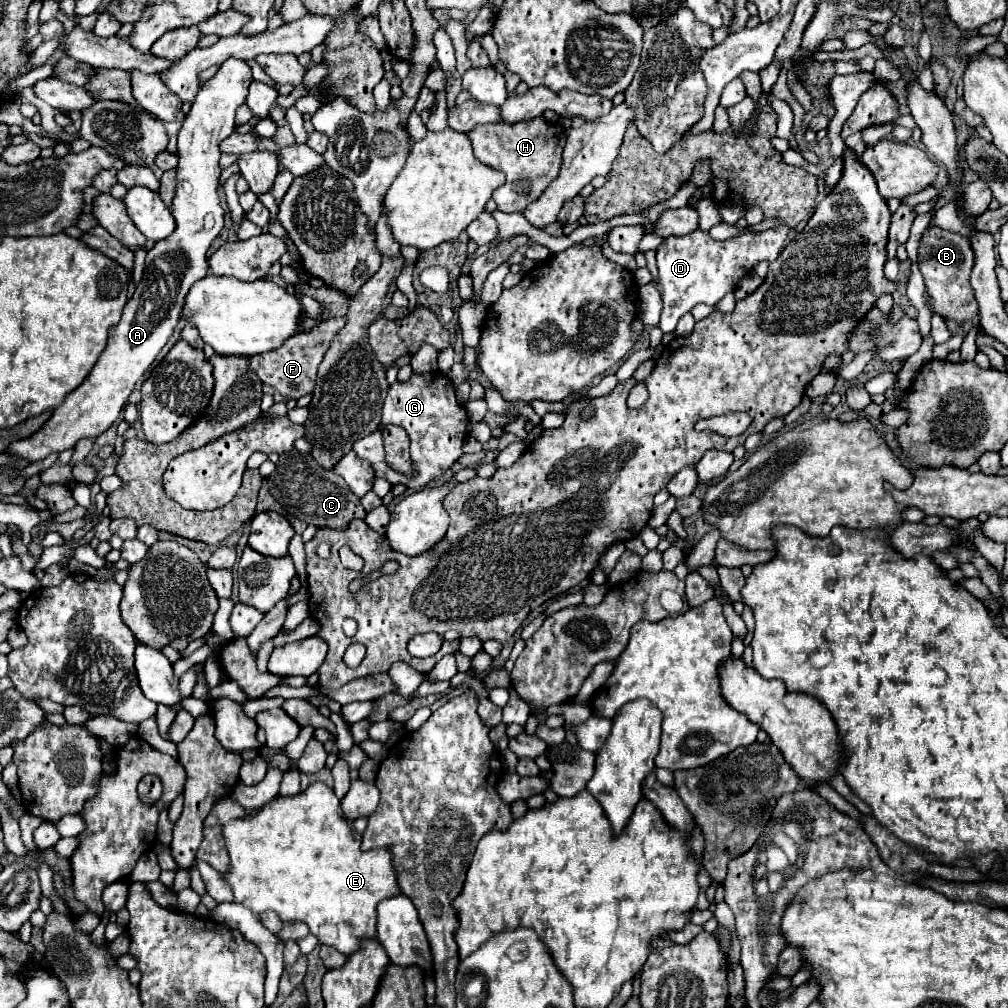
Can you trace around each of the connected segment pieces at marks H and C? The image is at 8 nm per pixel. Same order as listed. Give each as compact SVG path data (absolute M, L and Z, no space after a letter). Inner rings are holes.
M539 116L525 122L515 122L515 124L507 124L507 122L481 124L473 132L469 132L469 138L473 140L475 156L483 164L501 170L507 178L507 182L493 192L493 200L497 202L497 208L501 212L525 210L557 178L566 142L565 134L555 135L562 131L558 124L550 123L543 116ZM511 168L515 172L511 172ZM519 186L521 186L521 192L519 192Z
M287 452L279 456L275 472L267 478L269 490L273 498L293 516L301 518L303 522L315 526L315 528L347 528L349 520L363 518L365 510L361 508L359 498L349 490L345 480L337 476L333 470L321 468L311 454L299 454L299 452Z

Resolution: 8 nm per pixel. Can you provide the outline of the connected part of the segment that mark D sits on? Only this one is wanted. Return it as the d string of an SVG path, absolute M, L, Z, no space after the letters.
M777 228L767 232L743 232L737 238L717 242L709 232L695 230L685 236L669 236L657 248L659 280L655 282L663 298L663 314L659 328L667 334L673 332L679 318L691 312L697 304L715 306L727 292L731 292L741 278L753 272L761 260L773 262L785 246L785 238L791 228Z

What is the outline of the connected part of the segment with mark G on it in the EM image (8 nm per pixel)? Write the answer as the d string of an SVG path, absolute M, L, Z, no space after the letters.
M429 372L429 374L413 374L409 382L393 382L387 394L387 400L383 404L383 424L397 424L403 426L411 438L411 460L413 468L417 470L417 476L405 476L401 472L395 472L387 466L385 462L385 452L383 452L383 436L381 432L373 432L353 444L353 450L357 456L363 460L369 460L377 472L377 478L385 478L391 484L403 484L411 490L421 488L437 478L441 478L463 454L461 446L467 436L467 426L469 426L469 416L457 404L455 398L455 388L447 380L445 374L439 372Z

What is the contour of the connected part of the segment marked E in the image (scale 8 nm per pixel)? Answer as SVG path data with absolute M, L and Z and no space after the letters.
M323 782L311 784L299 796L277 796L245 820L231 820L223 828L223 836L231 858L227 882L233 888L235 902L247 906L253 914L271 908L283 922L305 922L321 944L333 946L341 954L353 954L361 940L375 938L377 904L401 894L389 848L363 852L361 836L355 836L341 812L337 796Z

